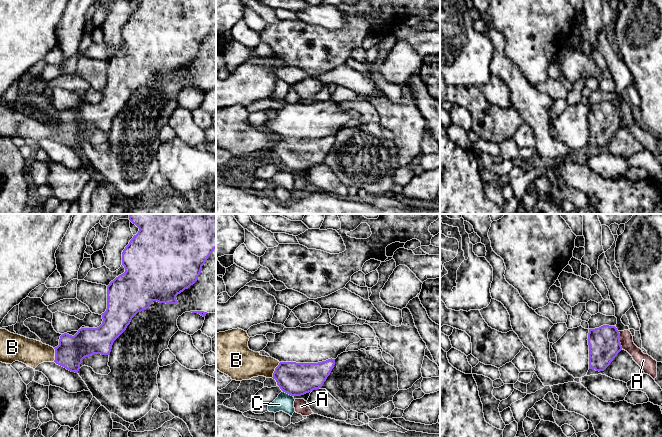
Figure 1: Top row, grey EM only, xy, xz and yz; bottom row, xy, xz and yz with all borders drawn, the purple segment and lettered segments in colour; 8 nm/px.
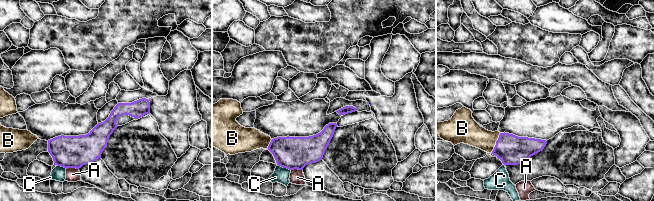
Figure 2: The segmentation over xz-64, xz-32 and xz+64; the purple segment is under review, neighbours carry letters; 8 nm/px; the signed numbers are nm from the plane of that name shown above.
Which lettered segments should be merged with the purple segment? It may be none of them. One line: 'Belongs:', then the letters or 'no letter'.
Belongs: B

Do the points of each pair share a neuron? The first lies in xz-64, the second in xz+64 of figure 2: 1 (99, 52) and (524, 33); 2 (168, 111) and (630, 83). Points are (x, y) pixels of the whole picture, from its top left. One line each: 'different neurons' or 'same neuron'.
1: same neuron
2: different neurons

